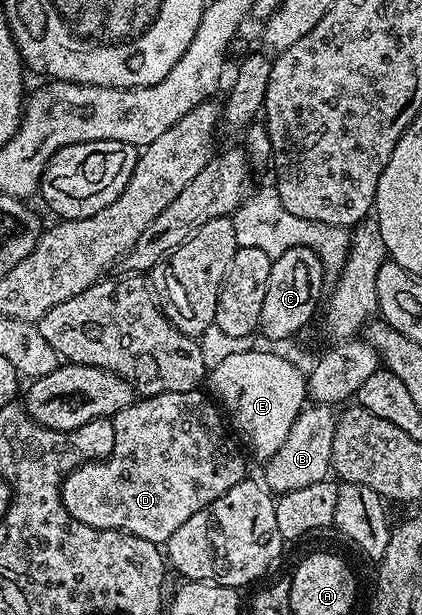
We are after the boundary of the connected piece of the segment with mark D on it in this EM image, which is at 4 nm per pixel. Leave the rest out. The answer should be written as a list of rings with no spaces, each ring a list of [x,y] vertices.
[[[200,390],[167,392],[137,399],[136,403],[111,417],[114,448],[109,456],[78,463],[65,475],[60,485],[59,503],[66,506],[69,516],[86,526],[129,532],[132,536],[163,545],[186,518],[194,518],[198,510],[210,506],[210,502],[226,494],[230,486],[245,479],[244,460],[236,449],[237,441],[224,433],[224,424],[226,428],[221,409]]]

